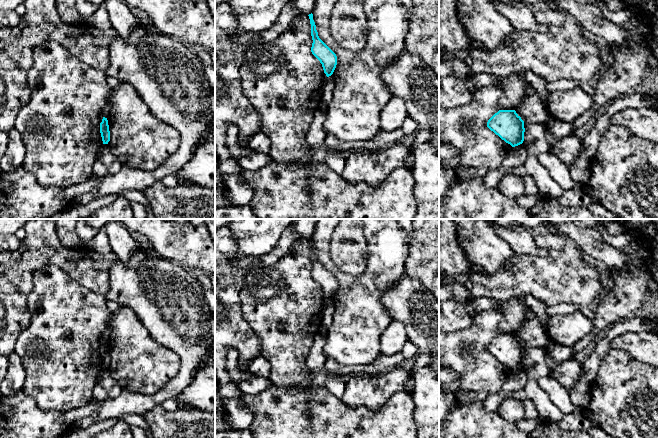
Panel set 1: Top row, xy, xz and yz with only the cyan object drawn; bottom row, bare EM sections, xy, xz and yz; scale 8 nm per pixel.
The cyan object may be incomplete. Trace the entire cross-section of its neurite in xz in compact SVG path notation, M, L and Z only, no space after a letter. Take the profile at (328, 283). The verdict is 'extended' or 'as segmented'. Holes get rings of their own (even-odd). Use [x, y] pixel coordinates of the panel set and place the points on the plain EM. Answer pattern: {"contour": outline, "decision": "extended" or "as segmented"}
{"contour": "M309 238L310 248L311 248L311 260L312 260L312 278L320 285L322 288L324 297L327 301L331 300L337 289L336 278L319 262L318 256L316 254L316 249L313 244L313 238Z", "decision": "as segmented"}

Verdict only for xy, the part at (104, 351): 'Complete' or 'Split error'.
Complete

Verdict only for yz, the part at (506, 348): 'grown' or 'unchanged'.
unchanged

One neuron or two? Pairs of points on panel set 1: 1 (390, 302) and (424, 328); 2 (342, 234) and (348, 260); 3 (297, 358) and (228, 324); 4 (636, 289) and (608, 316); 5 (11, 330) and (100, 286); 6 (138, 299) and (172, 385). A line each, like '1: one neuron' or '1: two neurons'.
1: one neuron
2: one neuron
3: two neurons
4: one neuron
5: one neuron
6: one neuron

